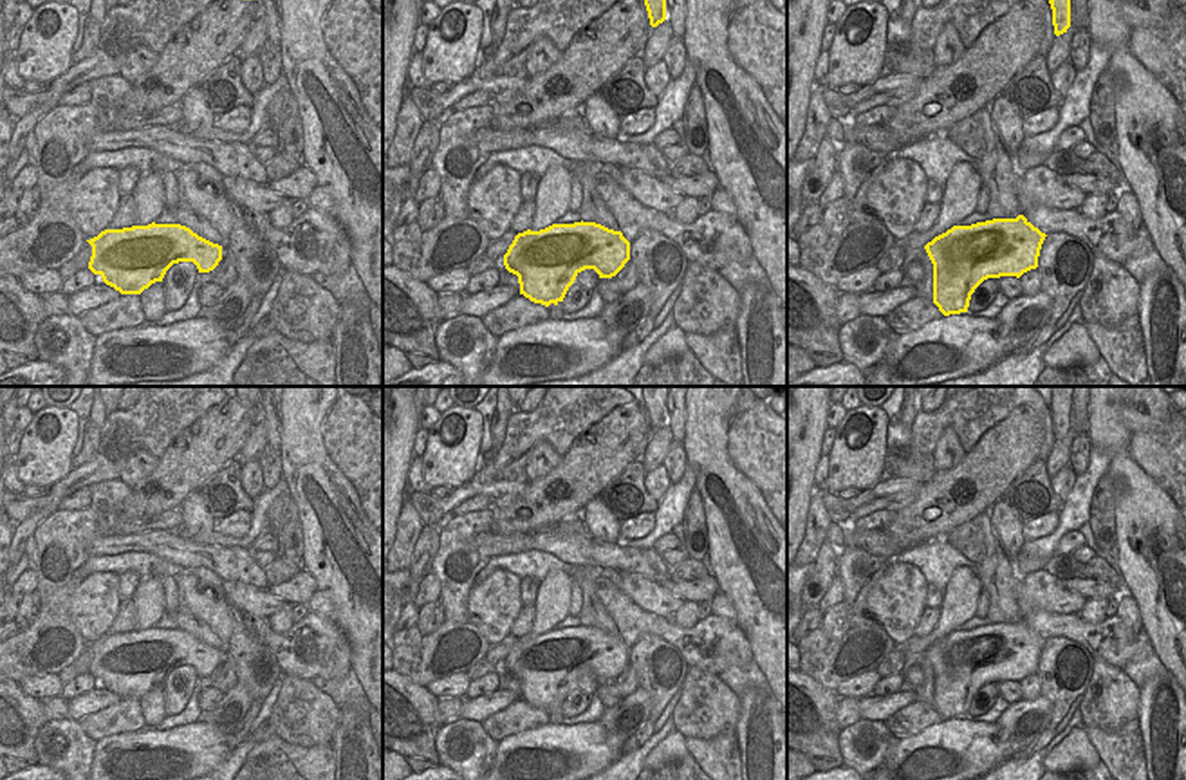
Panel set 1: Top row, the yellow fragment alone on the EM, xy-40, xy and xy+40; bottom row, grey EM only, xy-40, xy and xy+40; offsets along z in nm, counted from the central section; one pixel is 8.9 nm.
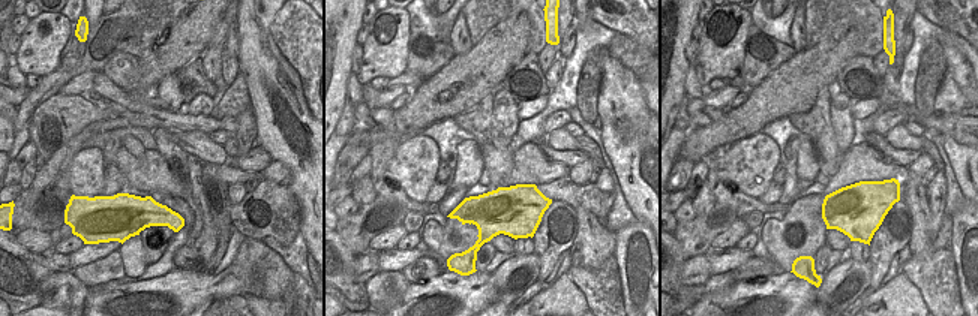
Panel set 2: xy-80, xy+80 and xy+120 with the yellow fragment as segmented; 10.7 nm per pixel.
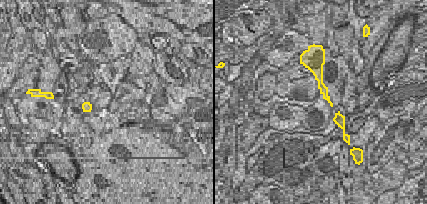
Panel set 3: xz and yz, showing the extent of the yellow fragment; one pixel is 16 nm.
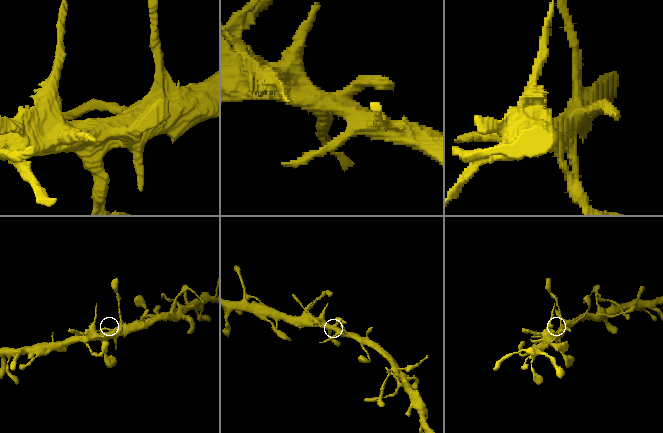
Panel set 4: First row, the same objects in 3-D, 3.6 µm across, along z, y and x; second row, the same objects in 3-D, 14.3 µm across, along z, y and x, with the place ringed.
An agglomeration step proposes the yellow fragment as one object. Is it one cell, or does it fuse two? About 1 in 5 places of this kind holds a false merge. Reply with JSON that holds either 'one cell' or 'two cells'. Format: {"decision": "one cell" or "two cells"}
{"decision": "one cell"}

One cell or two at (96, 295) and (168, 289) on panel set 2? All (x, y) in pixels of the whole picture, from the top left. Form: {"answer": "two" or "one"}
{"answer": "one"}

